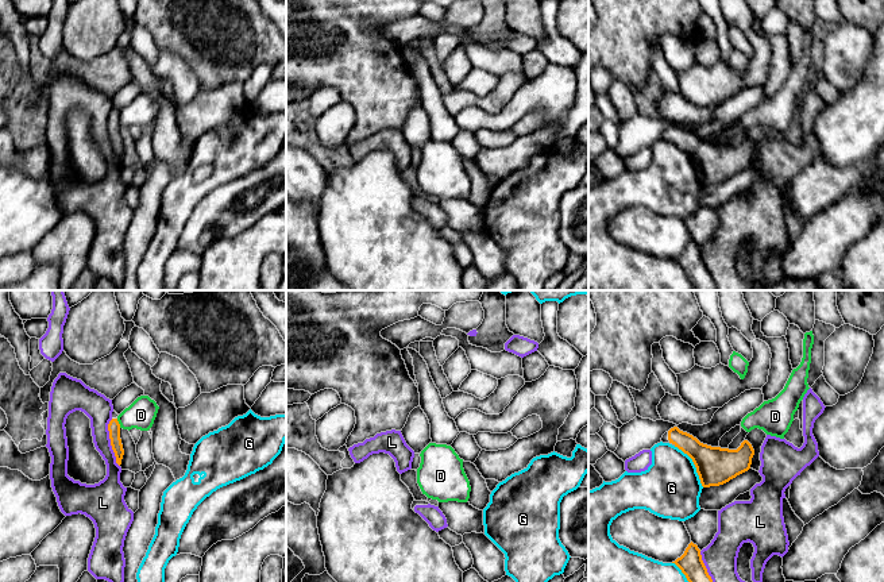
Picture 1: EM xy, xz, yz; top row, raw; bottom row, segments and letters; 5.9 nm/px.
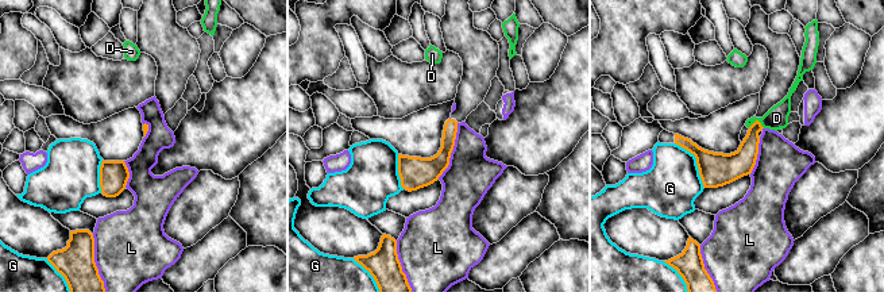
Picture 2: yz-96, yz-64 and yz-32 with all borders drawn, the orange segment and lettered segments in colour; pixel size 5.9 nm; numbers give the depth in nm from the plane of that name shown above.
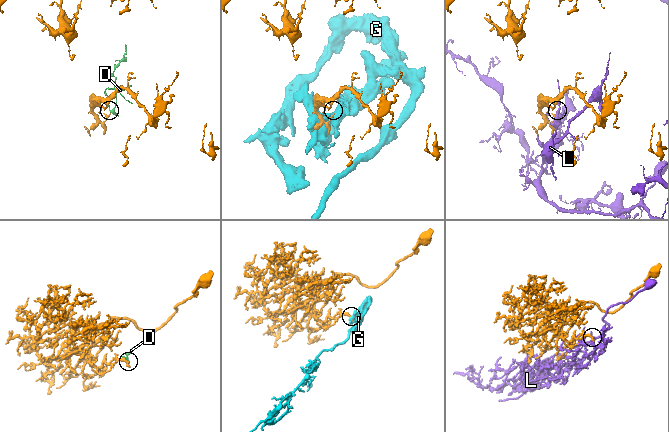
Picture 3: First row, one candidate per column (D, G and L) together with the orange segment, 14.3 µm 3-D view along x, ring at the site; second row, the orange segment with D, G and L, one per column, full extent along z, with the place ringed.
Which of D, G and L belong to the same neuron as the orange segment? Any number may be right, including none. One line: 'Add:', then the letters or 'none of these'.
Add: none of these

